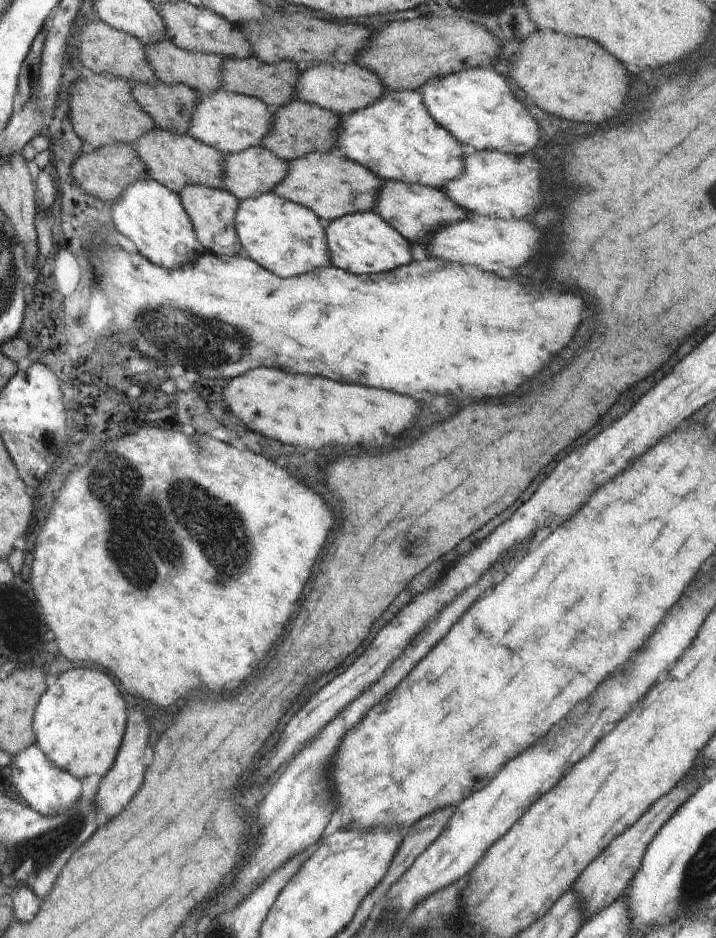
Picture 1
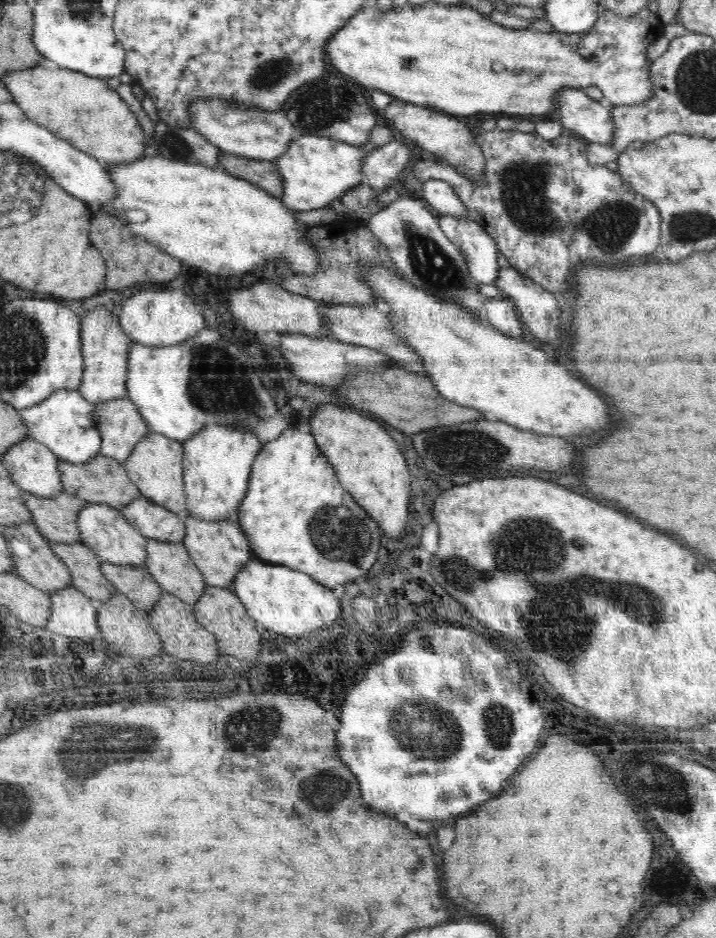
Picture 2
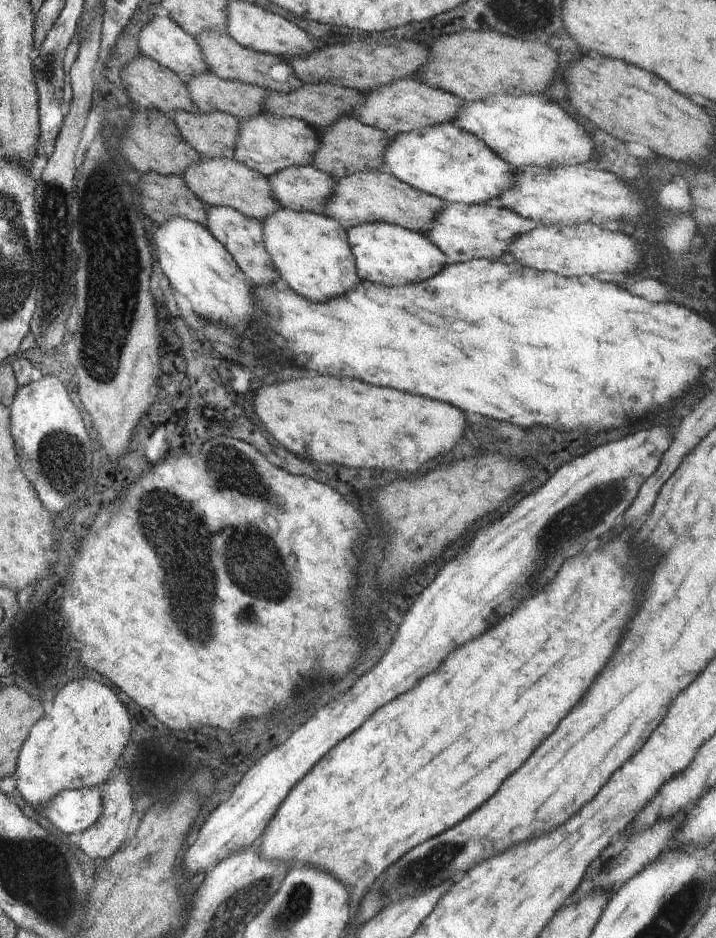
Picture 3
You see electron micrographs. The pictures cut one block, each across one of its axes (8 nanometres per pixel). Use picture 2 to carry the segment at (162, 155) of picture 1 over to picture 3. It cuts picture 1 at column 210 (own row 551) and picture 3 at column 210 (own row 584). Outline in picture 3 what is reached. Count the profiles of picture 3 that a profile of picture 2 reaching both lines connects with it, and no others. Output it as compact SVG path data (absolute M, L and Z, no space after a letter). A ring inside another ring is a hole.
M201 157L196 164L188 166L181 177L192 194L196 194L205 205L234 208L244 216L256 218L260 223L281 208L272 198L268 177L263 177L234 159Z

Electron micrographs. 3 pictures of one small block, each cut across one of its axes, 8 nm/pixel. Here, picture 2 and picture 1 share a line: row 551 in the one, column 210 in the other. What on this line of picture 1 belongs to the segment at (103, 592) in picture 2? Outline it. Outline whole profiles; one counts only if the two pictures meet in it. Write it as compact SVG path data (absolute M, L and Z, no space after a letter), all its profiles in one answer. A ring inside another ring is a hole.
M161 39L156 43L144 46L153 74L166 85L183 83L202 95L208 95L221 88L219 76L223 58L215 53L188 51L175 46L170 40Z

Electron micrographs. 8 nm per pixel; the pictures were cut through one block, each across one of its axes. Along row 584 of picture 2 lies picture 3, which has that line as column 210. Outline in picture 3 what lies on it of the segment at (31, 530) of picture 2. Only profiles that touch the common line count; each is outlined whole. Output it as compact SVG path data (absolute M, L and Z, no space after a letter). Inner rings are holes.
M206 30L202 34L195 37L204 64L208 71L219 78L227 80L240 80L241 82L253 83L263 89L276 90L277 92L290 92L290 90L298 90L302 86L302 82L295 78L292 68L288 66L287 61L280 56L267 54L241 46L236 40L233 40L227 33L216 32L216 30Z

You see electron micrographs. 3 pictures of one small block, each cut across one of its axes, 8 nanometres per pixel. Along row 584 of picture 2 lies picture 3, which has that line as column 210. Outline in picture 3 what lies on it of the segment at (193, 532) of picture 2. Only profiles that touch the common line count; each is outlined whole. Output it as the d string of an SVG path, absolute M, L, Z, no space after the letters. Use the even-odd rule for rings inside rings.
M205 205L204 212L206 212L206 229L228 250L228 254L232 256L232 260L236 262L236 266L242 270L244 276L255 286L270 286L275 284L280 276L276 274L276 268L272 266L272 260L264 248L264 238L262 234L262 223L256 218L244 216L242 212L234 208L224 206L209 206Z

